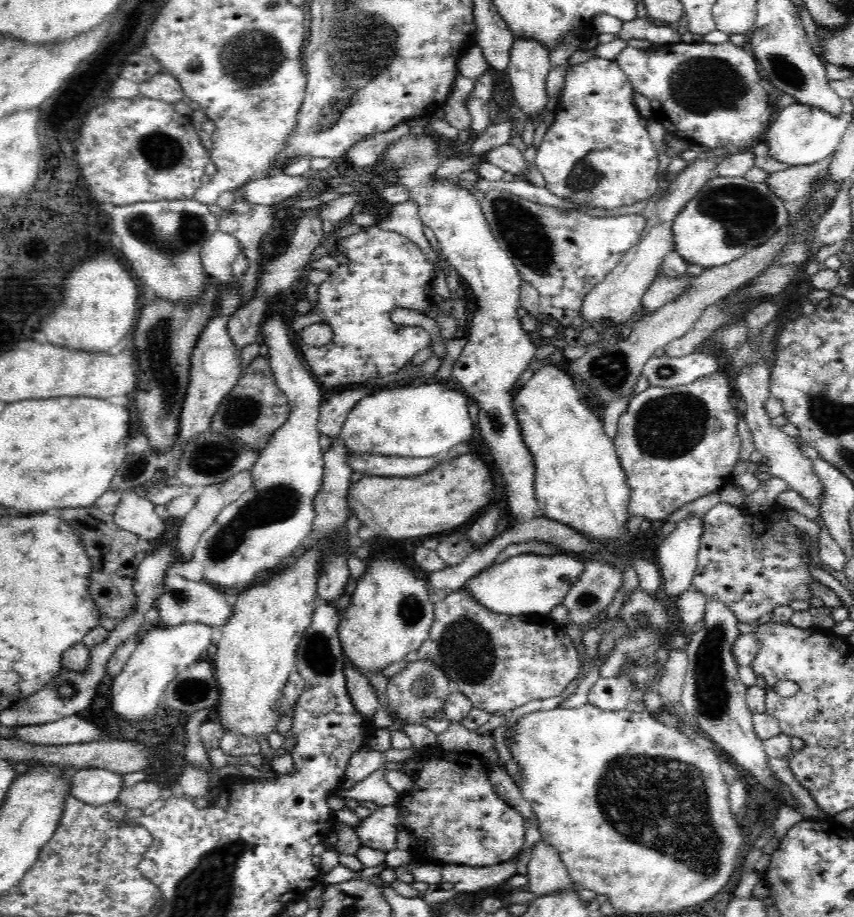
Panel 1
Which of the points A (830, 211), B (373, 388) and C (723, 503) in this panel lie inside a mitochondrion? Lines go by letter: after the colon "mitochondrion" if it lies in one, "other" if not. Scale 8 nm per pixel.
A: other
B: other
C: other

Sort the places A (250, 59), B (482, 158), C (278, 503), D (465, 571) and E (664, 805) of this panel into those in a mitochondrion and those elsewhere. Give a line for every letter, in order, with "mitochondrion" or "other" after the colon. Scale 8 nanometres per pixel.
A: mitochondrion
B: other
C: mitochondrion
D: other
E: mitochondrion

